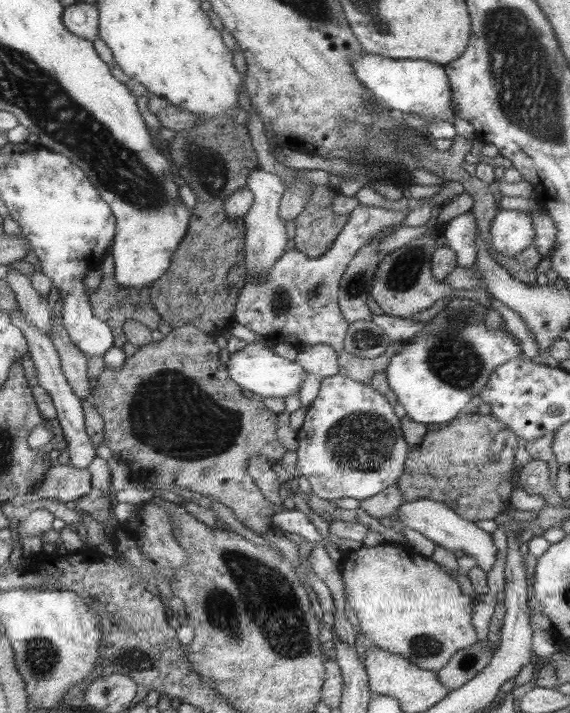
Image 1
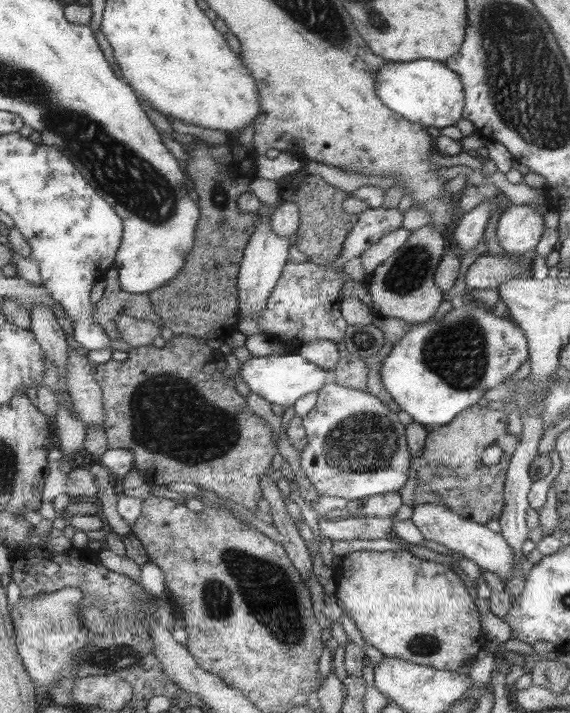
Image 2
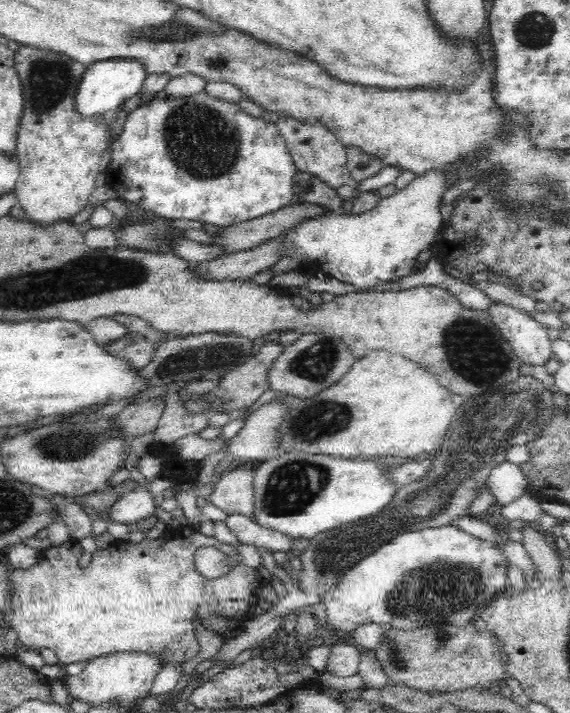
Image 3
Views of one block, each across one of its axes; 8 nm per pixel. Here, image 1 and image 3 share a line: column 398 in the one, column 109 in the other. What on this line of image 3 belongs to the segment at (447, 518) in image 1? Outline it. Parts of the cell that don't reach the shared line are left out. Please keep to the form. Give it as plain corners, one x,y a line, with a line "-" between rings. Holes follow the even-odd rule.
136,488
124,493
107,510
108,520
118,522
118,524
134,524
142,518
154,515
156,507
148,489

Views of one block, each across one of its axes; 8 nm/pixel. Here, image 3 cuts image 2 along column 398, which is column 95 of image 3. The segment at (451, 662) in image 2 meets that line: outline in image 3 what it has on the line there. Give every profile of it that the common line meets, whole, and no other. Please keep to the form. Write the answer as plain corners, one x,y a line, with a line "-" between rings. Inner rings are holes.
184,523
178,528
166,528
159,538
147,537
140,544
120,541
105,550
96,550
92,552
90,564
80,568
78,561
84,550
78,540
70,539
40,553
36,565
28,569
10,570
14,590
18,590
20,606
14,606
12,598
10,610
14,612
8,614
8,622
18,632
22,648
53,650
62,667
124,651
160,653
164,657
164,665
182,664
196,658
200,652
194,635
194,622
204,622
209,615
246,621
251,618
249,609
252,602
259,597
259,580
255,570
244,564
237,563
229,574
221,578
209,580
199,574
194,561
195,553
208,546
230,557
237,554
234,546
223,544
213,536
205,536
194,526

